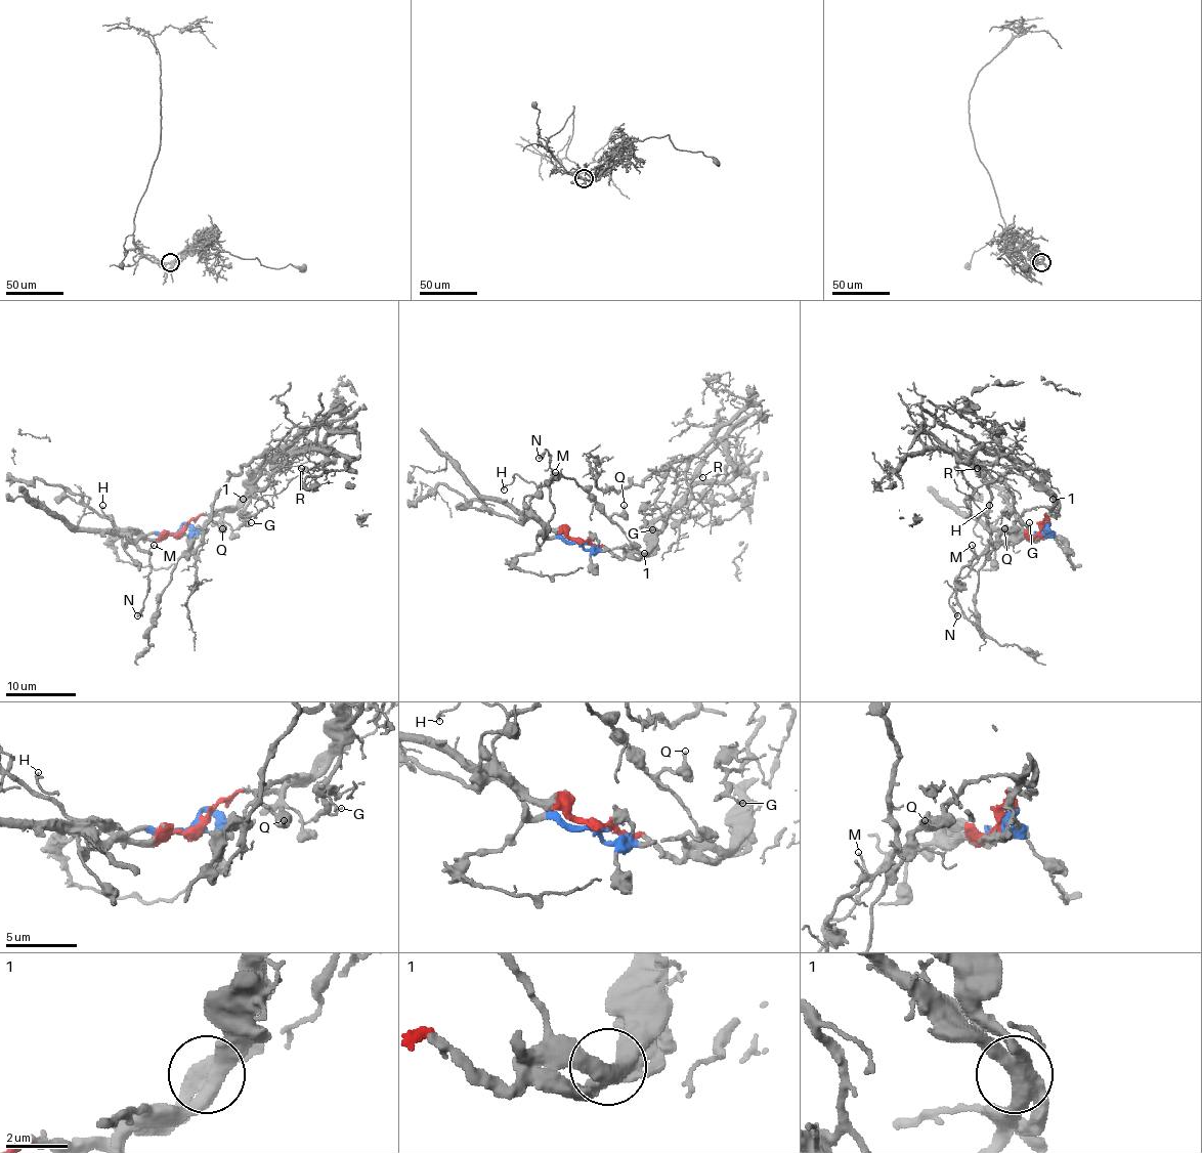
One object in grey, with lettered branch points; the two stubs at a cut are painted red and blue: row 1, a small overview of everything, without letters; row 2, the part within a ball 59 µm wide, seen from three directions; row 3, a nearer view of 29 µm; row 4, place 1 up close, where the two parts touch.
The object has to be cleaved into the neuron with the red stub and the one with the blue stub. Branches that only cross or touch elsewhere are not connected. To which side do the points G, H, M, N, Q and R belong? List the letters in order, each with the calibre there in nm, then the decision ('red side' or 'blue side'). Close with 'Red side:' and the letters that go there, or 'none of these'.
G: 130 nm | blue side
H: 170 nm | red side
M: 110 nm | red side
N: 360 nm | red side
Q: 200 nm | blue side
R: 120 nm | blue side
Red side: H, M, N

